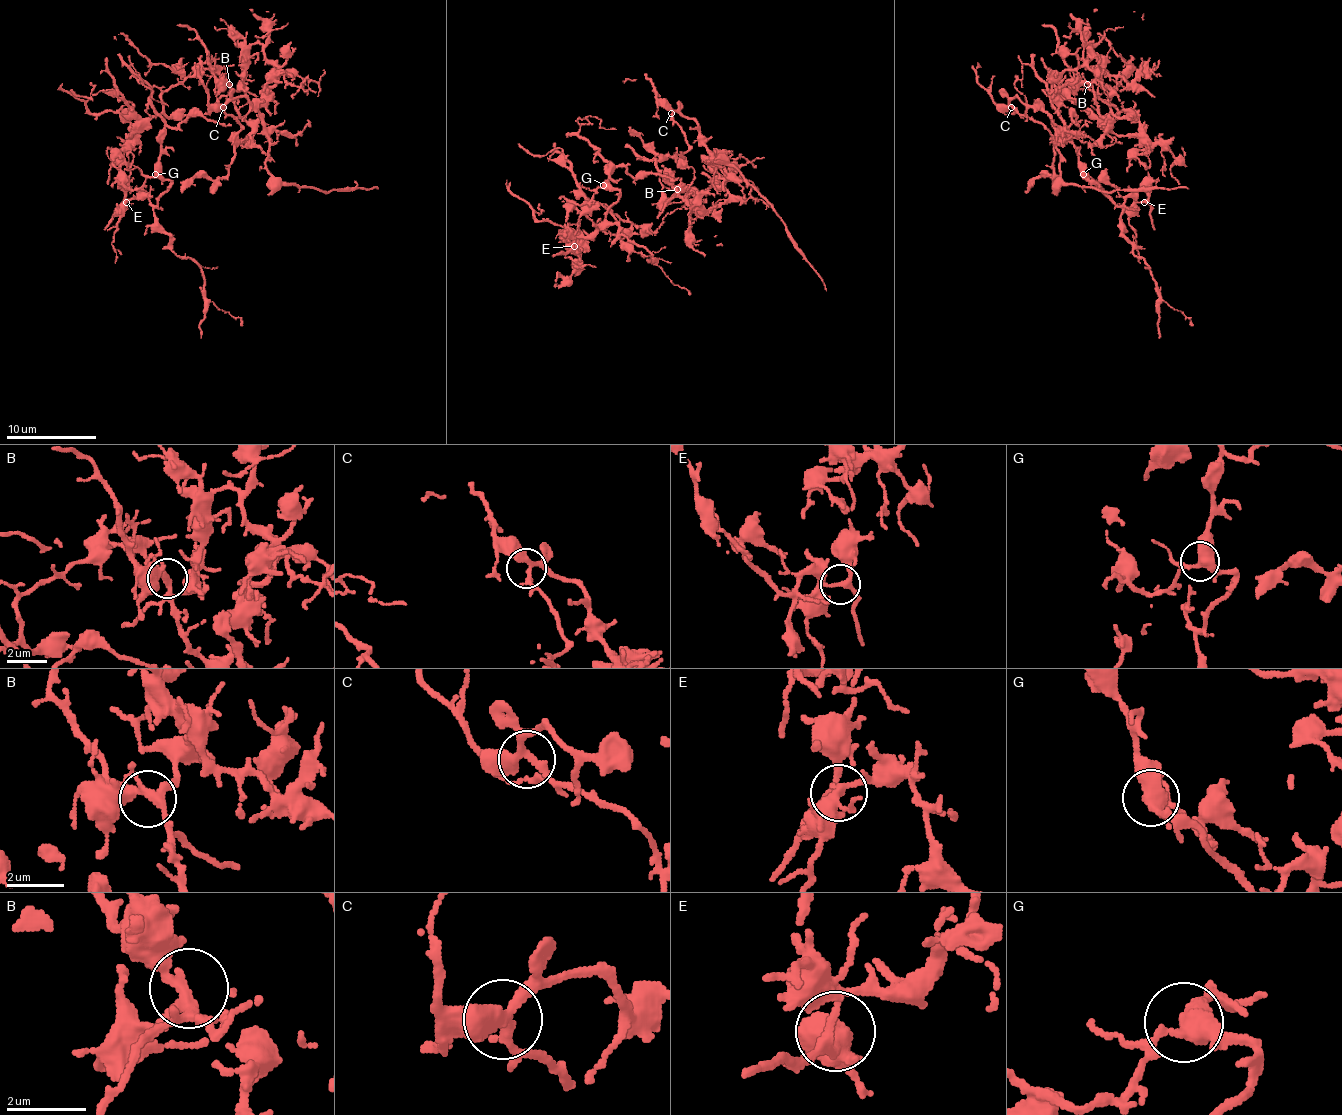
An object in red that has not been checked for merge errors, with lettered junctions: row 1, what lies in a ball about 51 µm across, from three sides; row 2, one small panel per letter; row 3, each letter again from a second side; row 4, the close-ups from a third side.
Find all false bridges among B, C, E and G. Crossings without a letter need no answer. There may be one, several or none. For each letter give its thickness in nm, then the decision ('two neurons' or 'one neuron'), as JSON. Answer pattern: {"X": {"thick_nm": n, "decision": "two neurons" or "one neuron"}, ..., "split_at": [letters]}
{"B": {"thick_nm": 280, "decision": "one neuron"}, "C": {"thick_nm": 240, "decision": "one neuron"}, "E": {"thick_nm": 180, "decision": "one neuron"}, "G": {"thick_nm": 440, "decision": "one neuron"}, "split_at": []}

